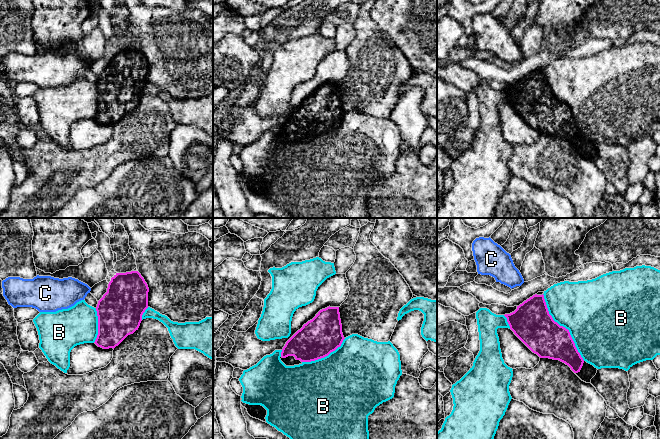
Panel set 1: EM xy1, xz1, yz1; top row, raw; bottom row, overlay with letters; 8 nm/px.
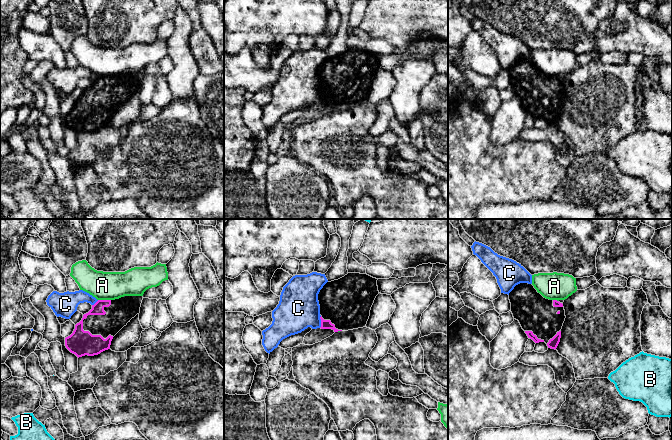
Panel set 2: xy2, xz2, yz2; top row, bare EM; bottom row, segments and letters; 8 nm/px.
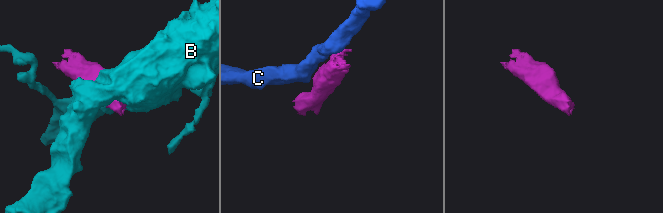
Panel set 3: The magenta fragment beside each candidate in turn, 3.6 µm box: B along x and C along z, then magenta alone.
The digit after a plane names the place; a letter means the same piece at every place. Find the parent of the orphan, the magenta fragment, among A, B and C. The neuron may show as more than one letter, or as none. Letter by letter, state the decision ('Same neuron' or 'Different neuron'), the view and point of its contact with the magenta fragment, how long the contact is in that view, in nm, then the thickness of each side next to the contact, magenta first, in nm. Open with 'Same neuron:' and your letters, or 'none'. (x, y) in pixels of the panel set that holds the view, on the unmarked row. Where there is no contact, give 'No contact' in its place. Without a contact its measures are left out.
Same neuron: none
A: Different neuron. Touches magenta at xy2 (104, 76). Shared border 100 nm. Thickness 100 nm (magenta) against 220 nm
B: Different neuron. Touches magenta at yz1 (562, 102). Shared border 650 nm. Thickness 320 nm (magenta) against 460 nm
C: Different neuron. Touches magenta at xz2 (321, 98). Shared border 100 nm. Thickness 80 nm (magenta) against 320 nm

